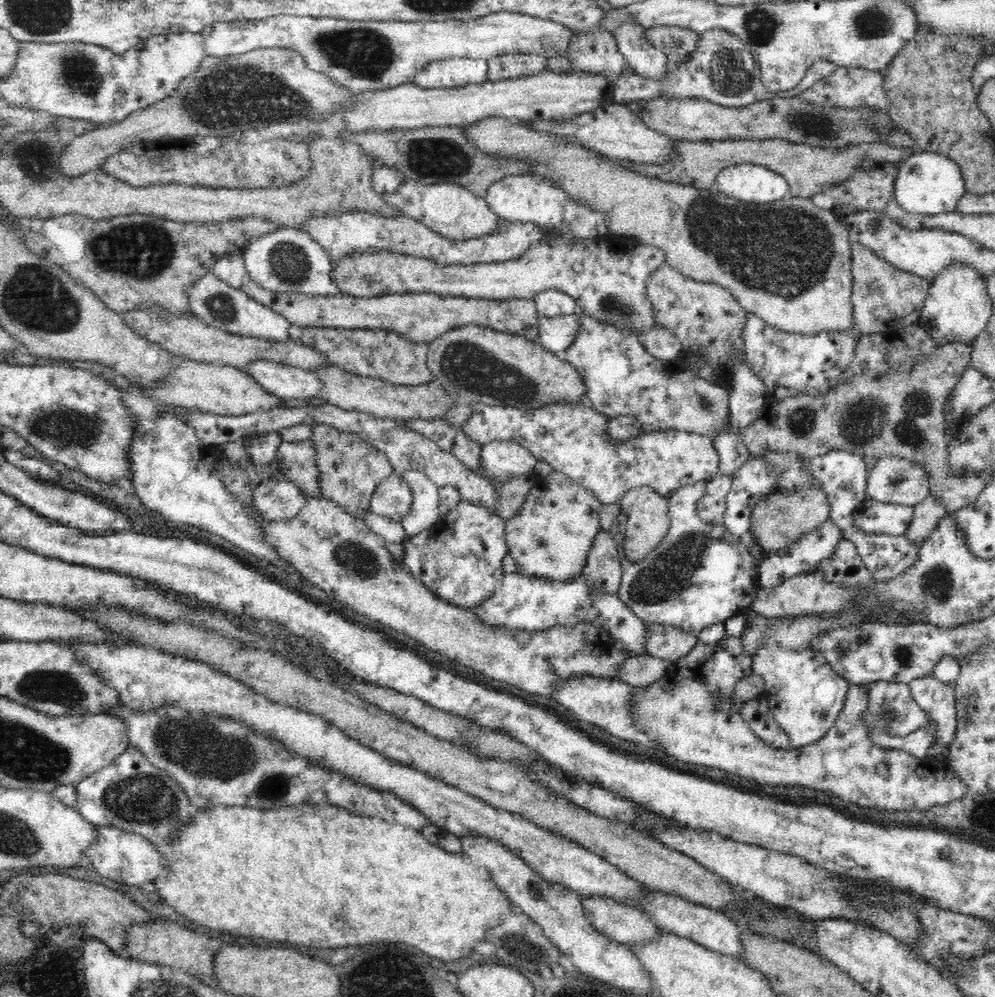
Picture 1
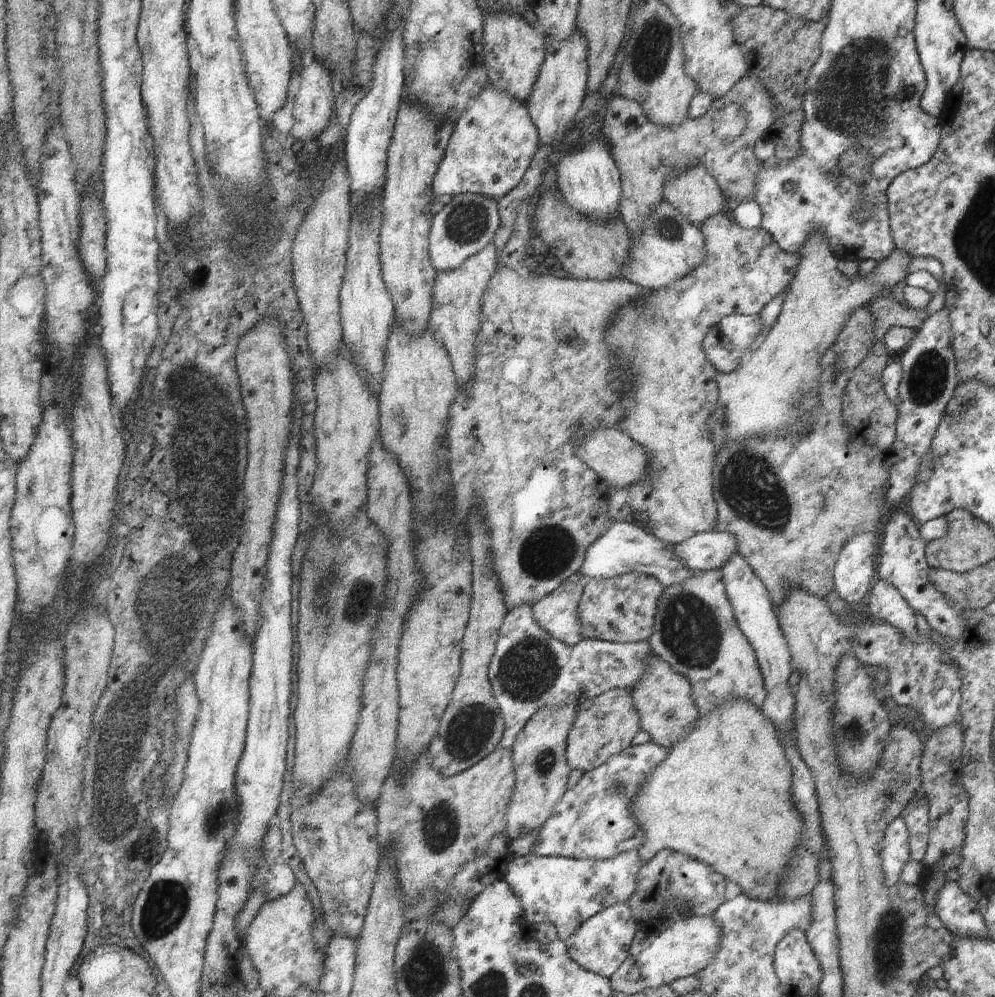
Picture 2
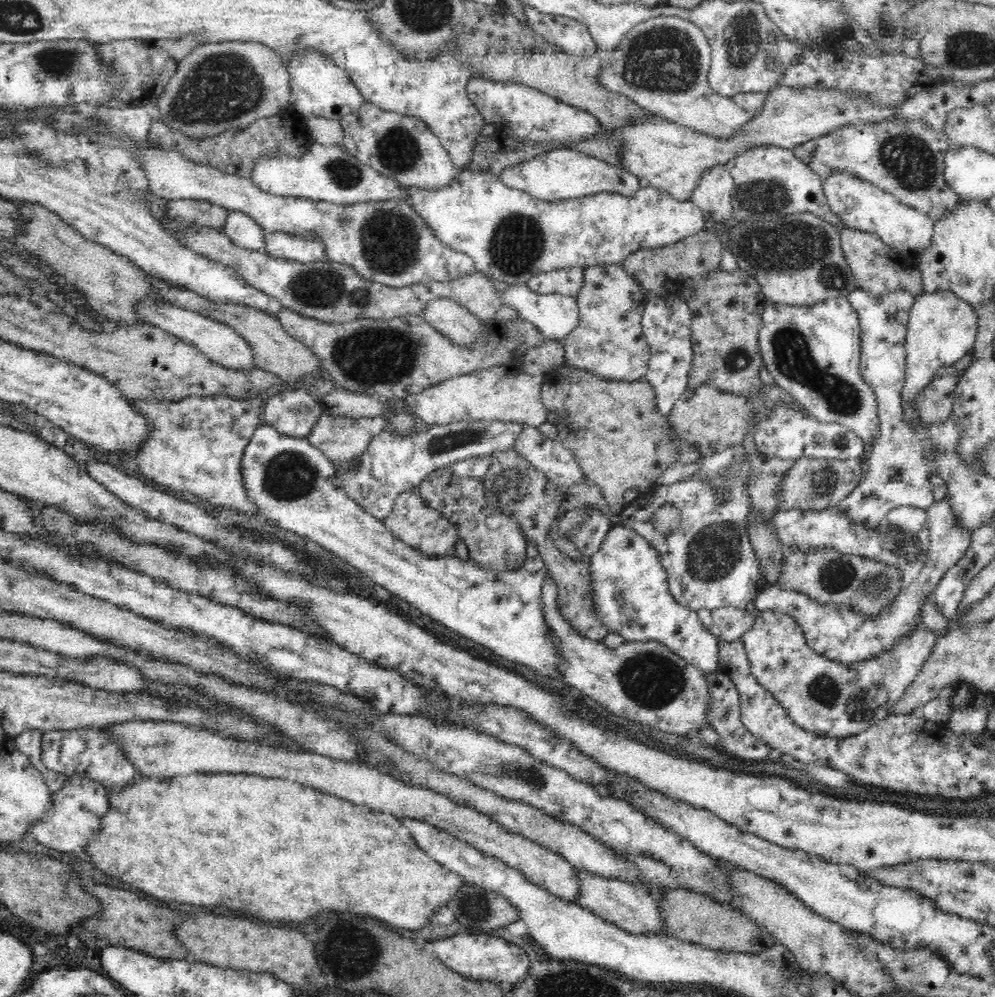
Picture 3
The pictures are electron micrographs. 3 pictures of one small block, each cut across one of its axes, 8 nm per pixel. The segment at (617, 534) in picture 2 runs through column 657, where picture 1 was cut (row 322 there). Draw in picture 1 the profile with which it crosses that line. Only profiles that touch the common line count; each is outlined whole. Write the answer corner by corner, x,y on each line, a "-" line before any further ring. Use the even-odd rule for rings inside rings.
577,313
540,317
537,342
559,360
565,360
568,348
576,338
578,327
580,327
580,320

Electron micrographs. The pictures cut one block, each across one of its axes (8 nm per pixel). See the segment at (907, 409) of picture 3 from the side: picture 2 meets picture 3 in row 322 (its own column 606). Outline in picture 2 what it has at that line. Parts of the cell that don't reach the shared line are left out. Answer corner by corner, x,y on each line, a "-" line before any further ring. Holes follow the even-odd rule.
628,903
611,906
587,920
573,936
566,941
570,957
588,972
598,973
611,979
626,963
631,946
638,932
639,922
634,919

